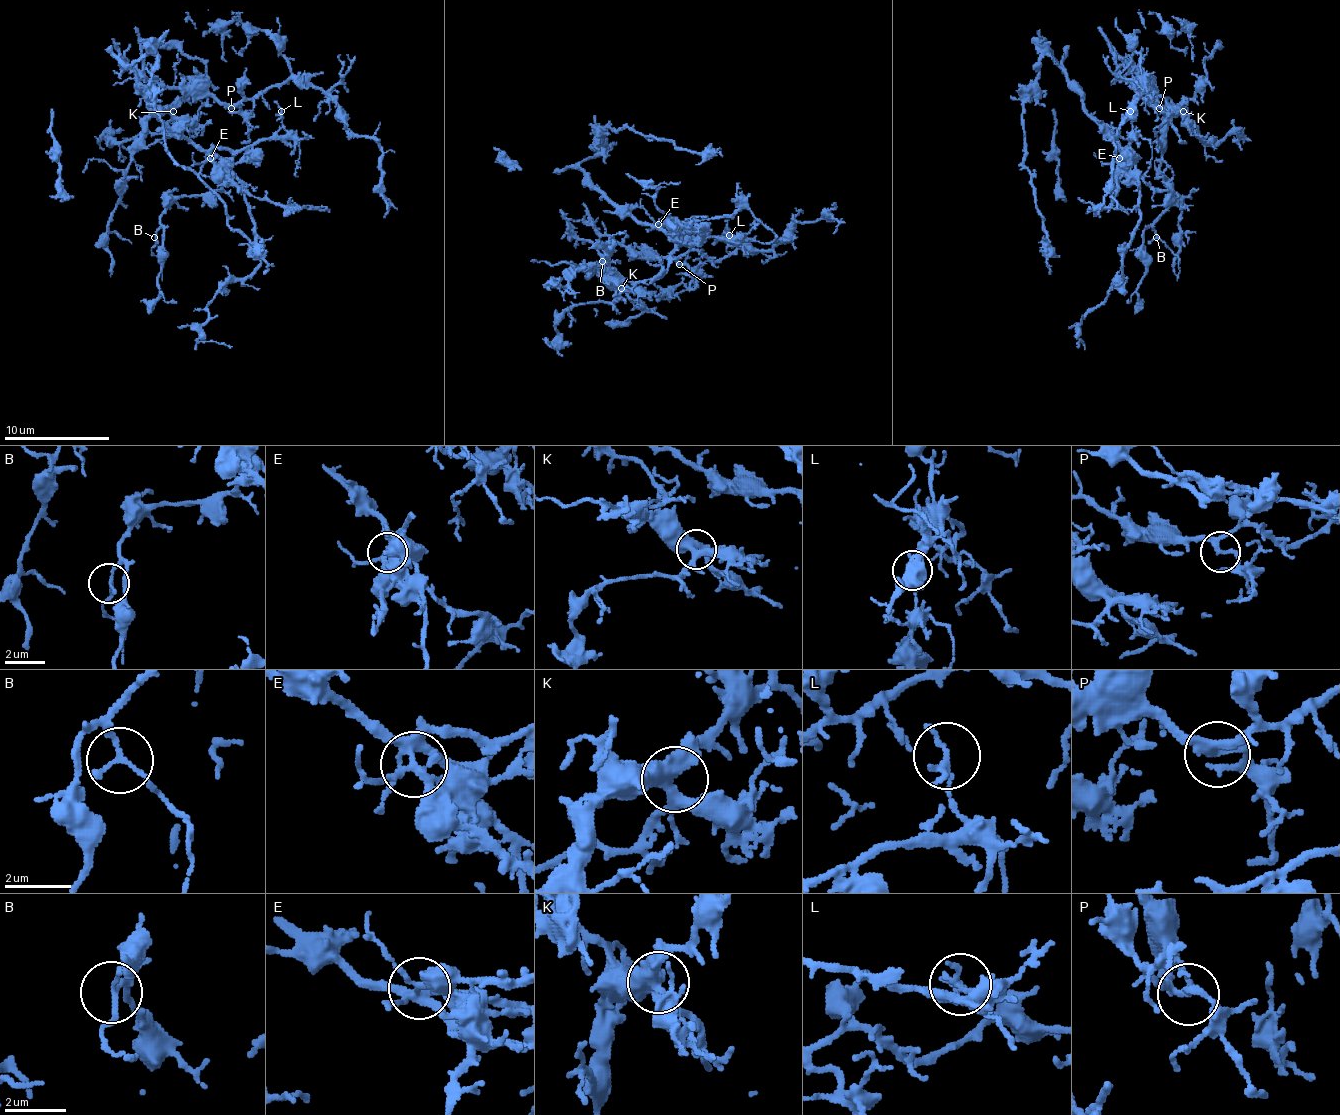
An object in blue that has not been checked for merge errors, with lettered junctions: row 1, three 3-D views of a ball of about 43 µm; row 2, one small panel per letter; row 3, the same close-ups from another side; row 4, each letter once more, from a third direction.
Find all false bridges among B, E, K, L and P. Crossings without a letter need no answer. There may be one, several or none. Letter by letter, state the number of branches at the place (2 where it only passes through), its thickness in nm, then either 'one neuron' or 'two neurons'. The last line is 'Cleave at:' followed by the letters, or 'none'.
B: 2 | 160 nm | one neuron
E: 6 | 280 nm | one neuron
K: 4 | 440 nm | one neuron
L: 2 | 170 nm | one neuron
P: 3 | 200 nm | one neuron
Cleave at: none

